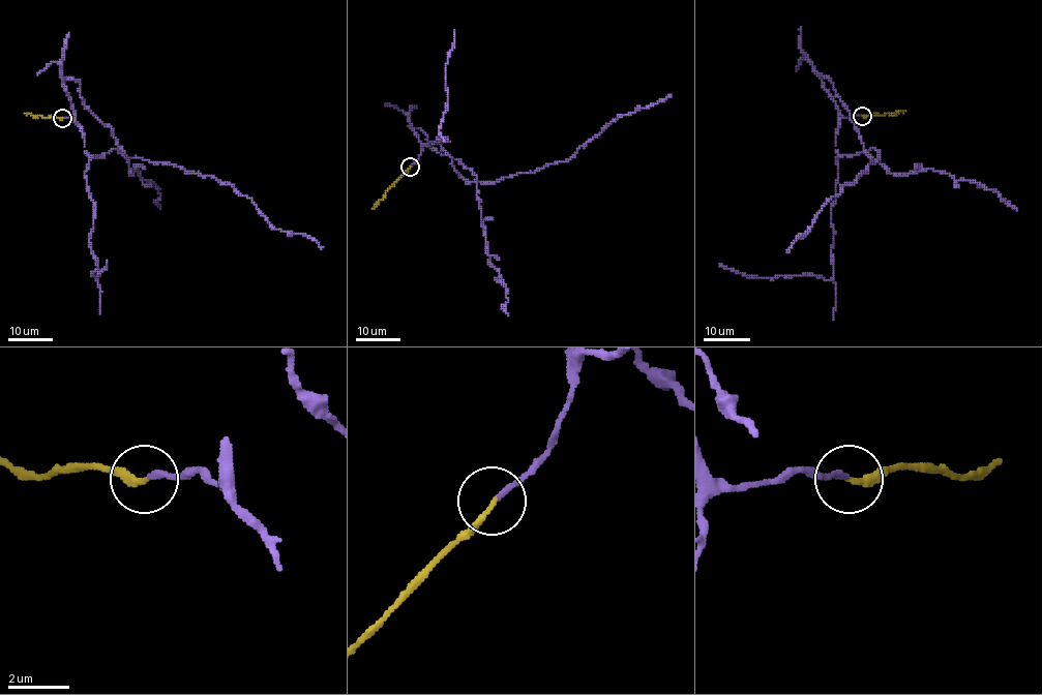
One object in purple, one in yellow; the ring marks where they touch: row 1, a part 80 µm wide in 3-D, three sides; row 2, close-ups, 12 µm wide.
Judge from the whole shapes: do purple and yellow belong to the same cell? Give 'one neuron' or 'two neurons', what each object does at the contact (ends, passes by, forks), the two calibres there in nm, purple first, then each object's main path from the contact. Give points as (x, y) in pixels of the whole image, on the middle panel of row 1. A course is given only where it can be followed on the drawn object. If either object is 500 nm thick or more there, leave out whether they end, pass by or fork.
one neuron; purple ends there; yellow ends there; 180 nm thick on the purple side, 220 nm on the other; purple runs (410, 167), (420, 149), (410, 127), (419, 127), (476, 181), (433, 144), (446, 139), (438, 129), (455, 30); yellow runs (409, 167), (373, 209)

